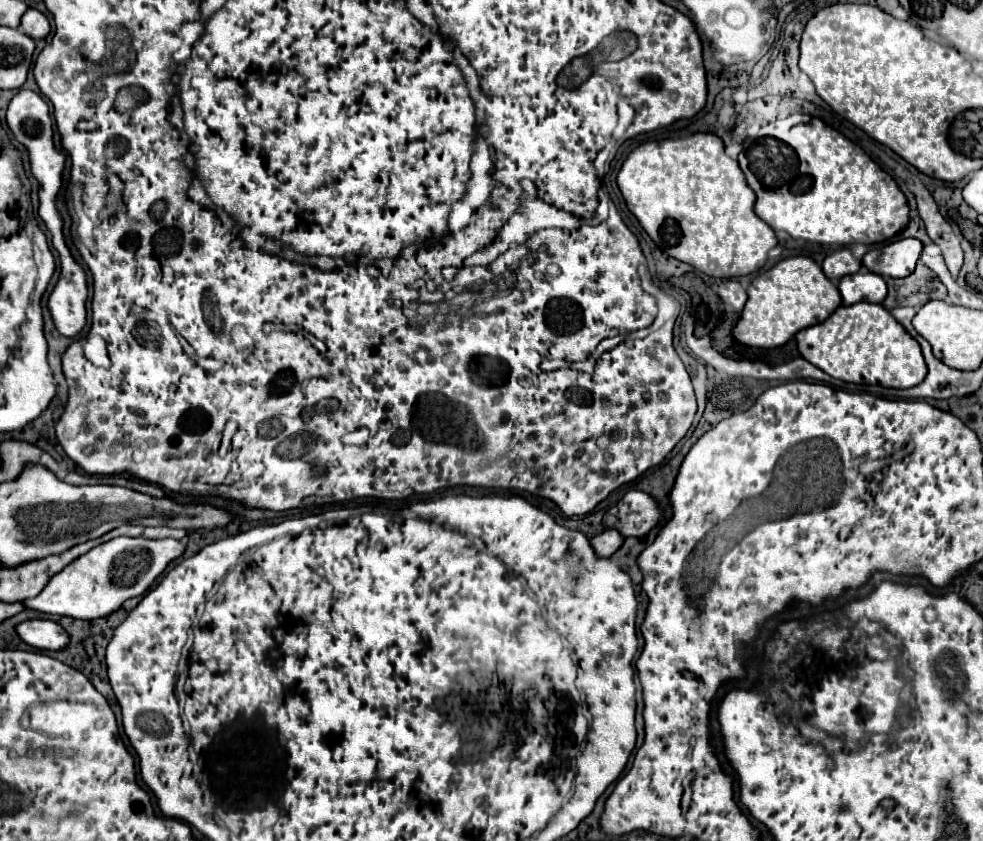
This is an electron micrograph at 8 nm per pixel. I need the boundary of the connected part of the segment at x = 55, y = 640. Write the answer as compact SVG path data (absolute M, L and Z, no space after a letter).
M28 620L16 626L16 632L38 650L64 650L70 644L68 632L54 620Z

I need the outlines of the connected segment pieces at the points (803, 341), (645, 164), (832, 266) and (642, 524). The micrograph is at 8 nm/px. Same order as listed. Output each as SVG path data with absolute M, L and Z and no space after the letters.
M858 302L852 306L840 306L830 318L820 324L808 326L796 334L798 352L808 362L830 374L832 378L854 382L854 384L880 384L884 388L912 388L926 376L926 364L922 358L920 344L896 322L896 318L880 304Z
M698 132L682 138L644 142L628 154L616 182L628 210L638 218L658 248L712 278L736 278L758 272L766 264L768 252L778 244L774 230L754 214L756 198L738 162L726 156L722 140L714 134Z
M842 248L842 250L836 252L836 254L830 254L830 256L824 260L824 264L822 264L824 274L826 274L832 282L838 282L842 276L856 274L856 272L860 272L860 268L862 268L860 260L856 260L848 248Z
M630 490L604 516L606 528L616 528L622 536L646 536L662 518L652 496L640 490Z

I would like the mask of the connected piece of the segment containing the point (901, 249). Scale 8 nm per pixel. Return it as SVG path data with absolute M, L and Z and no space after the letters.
M904 238L882 244L862 256L864 268L870 272L906 272L912 274L922 252L922 242L916 238Z

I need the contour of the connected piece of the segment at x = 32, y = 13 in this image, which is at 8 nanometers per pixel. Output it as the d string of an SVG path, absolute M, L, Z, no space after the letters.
M28 8L28 10L24 12L24 16L22 16L22 20L20 20L20 28L22 28L22 32L24 32L26 36L30 36L32 40L40 40L40 38L48 36L48 32L50 32L48 18L46 18L42 12L34 10L34 8Z

